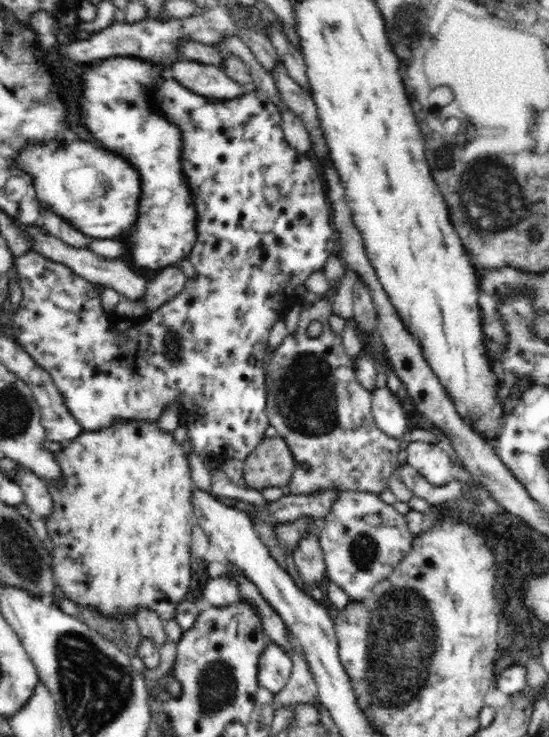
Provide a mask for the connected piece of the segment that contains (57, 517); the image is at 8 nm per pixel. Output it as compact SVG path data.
M119 421L112 423L108 428L102 430L92 430L92 432L80 432L74 441L69 441L63 445L63 448L56 452L55 459L62 470L62 486L55 486L51 482L46 483L50 496L52 497L52 514L45 520L48 536L52 540L51 550L53 554L53 573L55 582L62 589L62 594L81 607L89 606L101 612L104 616L110 617L130 617L135 619L136 610L147 608L155 612L164 622L175 619L176 606L184 600L188 586L190 586L190 543L192 526L196 524L196 518L191 503L192 491L196 488L191 478L191 469L189 461L186 458L186 452L182 445L178 445L172 437L173 433L164 433L160 431L158 422L142 421Z

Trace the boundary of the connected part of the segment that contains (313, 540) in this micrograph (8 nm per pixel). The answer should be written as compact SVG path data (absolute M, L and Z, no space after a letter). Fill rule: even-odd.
M310 532L294 548L293 558L299 577L306 586L323 585L326 581L324 553L318 533Z

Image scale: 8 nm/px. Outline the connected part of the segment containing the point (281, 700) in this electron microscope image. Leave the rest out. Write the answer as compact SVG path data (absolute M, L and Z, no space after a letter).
M298 644L292 645L292 652L289 654L293 662L292 672L284 688L279 693L274 693L273 708L300 703L308 703L315 707L319 692L308 661Z

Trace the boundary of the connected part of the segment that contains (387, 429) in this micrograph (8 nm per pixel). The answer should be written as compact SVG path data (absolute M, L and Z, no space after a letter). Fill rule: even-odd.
M387 387L376 388L371 393L371 408L376 425L388 436L398 439L400 449L406 450L408 442L403 438L409 428L408 416L400 400Z

